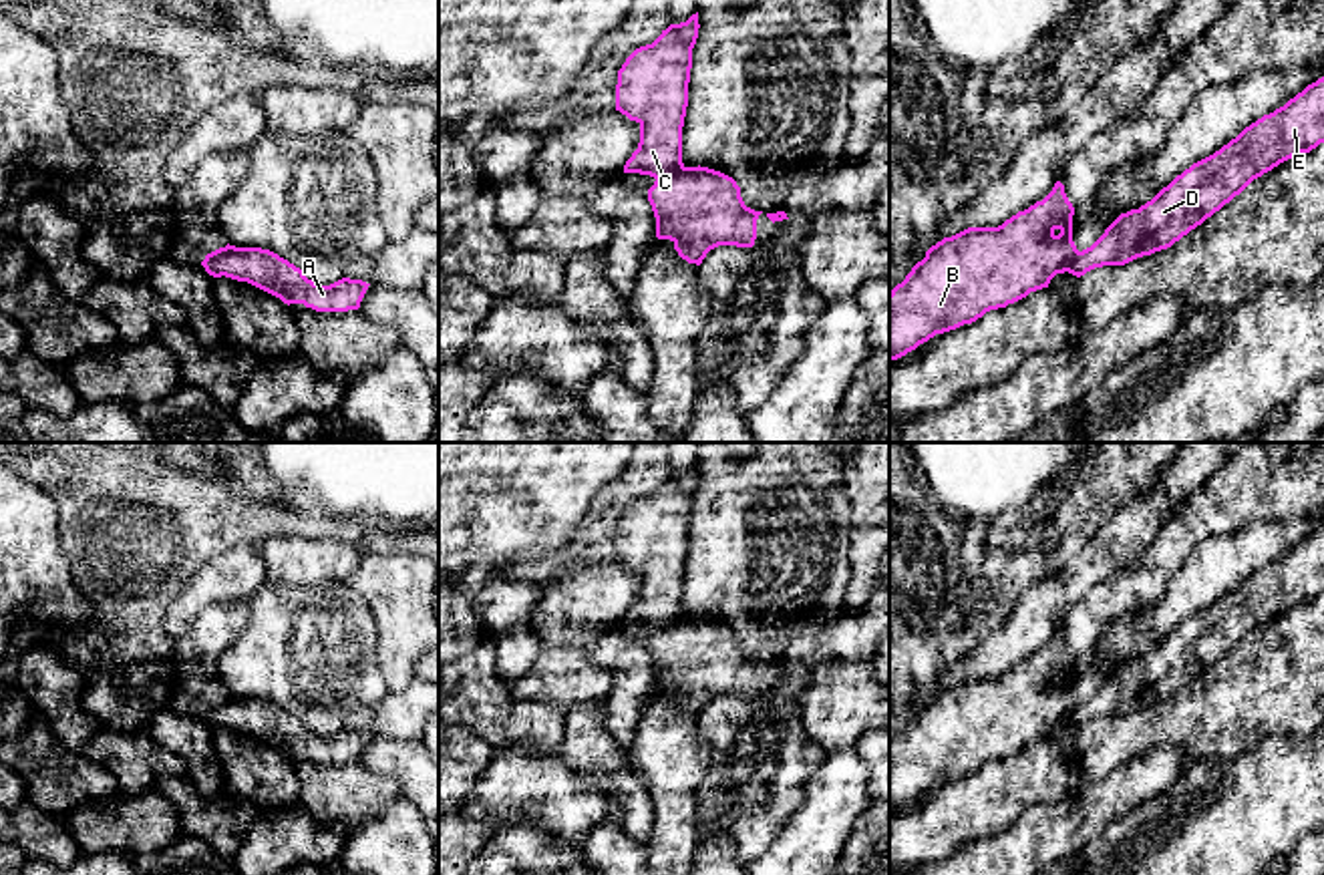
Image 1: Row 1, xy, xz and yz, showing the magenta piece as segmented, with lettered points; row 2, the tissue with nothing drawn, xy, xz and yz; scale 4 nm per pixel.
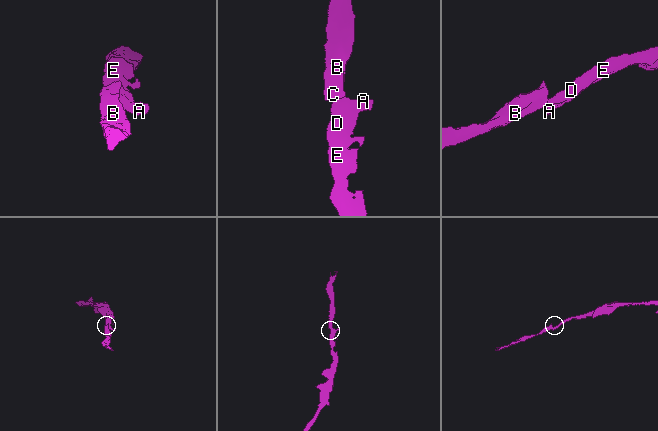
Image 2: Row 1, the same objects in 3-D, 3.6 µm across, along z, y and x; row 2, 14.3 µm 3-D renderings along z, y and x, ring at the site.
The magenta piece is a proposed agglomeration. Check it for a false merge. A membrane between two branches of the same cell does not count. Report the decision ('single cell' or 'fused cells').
fused cells

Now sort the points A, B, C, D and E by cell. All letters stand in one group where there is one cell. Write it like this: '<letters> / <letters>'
A D E / B C

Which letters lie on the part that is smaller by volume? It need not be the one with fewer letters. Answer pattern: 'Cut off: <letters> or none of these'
Cut off: B, C

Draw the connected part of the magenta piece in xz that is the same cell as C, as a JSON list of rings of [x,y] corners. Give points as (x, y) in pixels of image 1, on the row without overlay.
[[[698,463],[670,475],[652,495],[636,499],[618,521],[616,561],[640,575],[640,593],[624,624],[658,632],[684,618],[682,577],[698,479]]]

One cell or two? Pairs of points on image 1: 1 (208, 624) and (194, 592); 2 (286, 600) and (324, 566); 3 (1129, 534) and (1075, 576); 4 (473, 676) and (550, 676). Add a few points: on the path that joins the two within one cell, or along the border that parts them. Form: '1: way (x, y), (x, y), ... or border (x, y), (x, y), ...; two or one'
1: border (246, 600), (212, 602), (200, 610); two
2: border (268, 580), (284, 584), (347, 584); two
3: way (1115, 546), (1089, 568); one
4: border (510, 684), (516, 696), (554, 707); two

